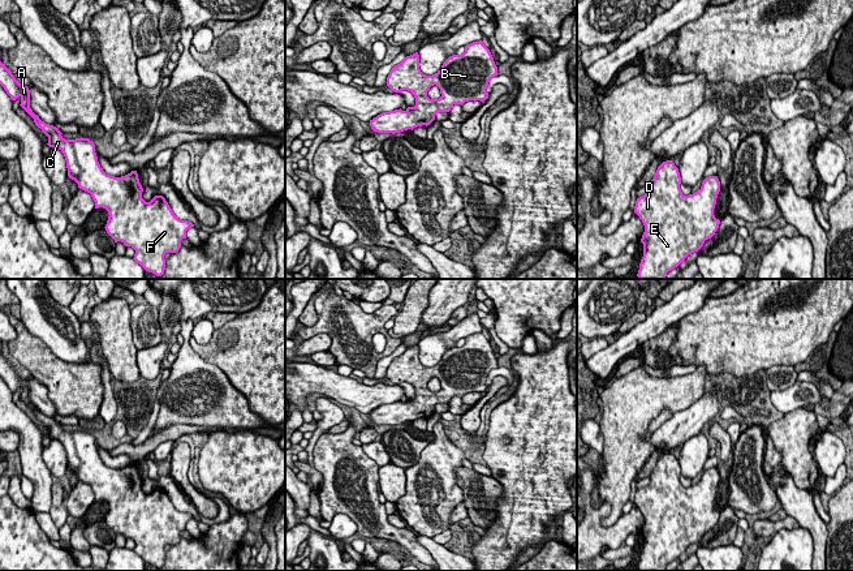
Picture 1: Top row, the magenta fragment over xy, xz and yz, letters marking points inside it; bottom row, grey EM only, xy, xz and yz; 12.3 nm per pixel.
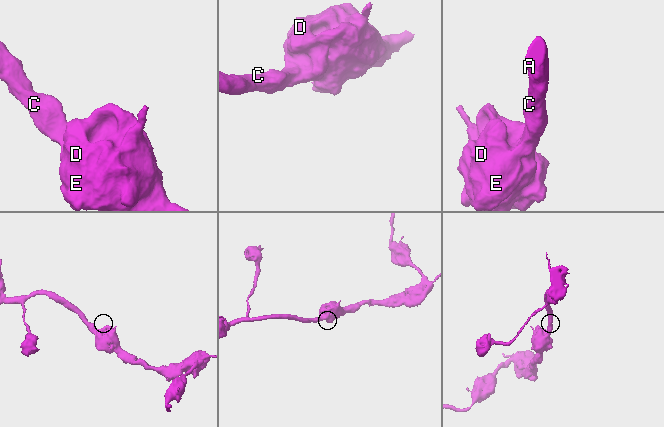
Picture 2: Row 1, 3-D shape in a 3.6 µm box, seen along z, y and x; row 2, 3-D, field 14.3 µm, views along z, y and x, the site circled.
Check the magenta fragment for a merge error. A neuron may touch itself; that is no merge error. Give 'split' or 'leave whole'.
leave whole

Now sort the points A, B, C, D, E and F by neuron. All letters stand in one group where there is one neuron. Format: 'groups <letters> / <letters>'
groups A B C D E F

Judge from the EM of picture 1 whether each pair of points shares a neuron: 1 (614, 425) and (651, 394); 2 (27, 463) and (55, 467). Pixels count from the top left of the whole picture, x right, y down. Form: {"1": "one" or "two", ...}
{"1": "one", "2": "two"}

